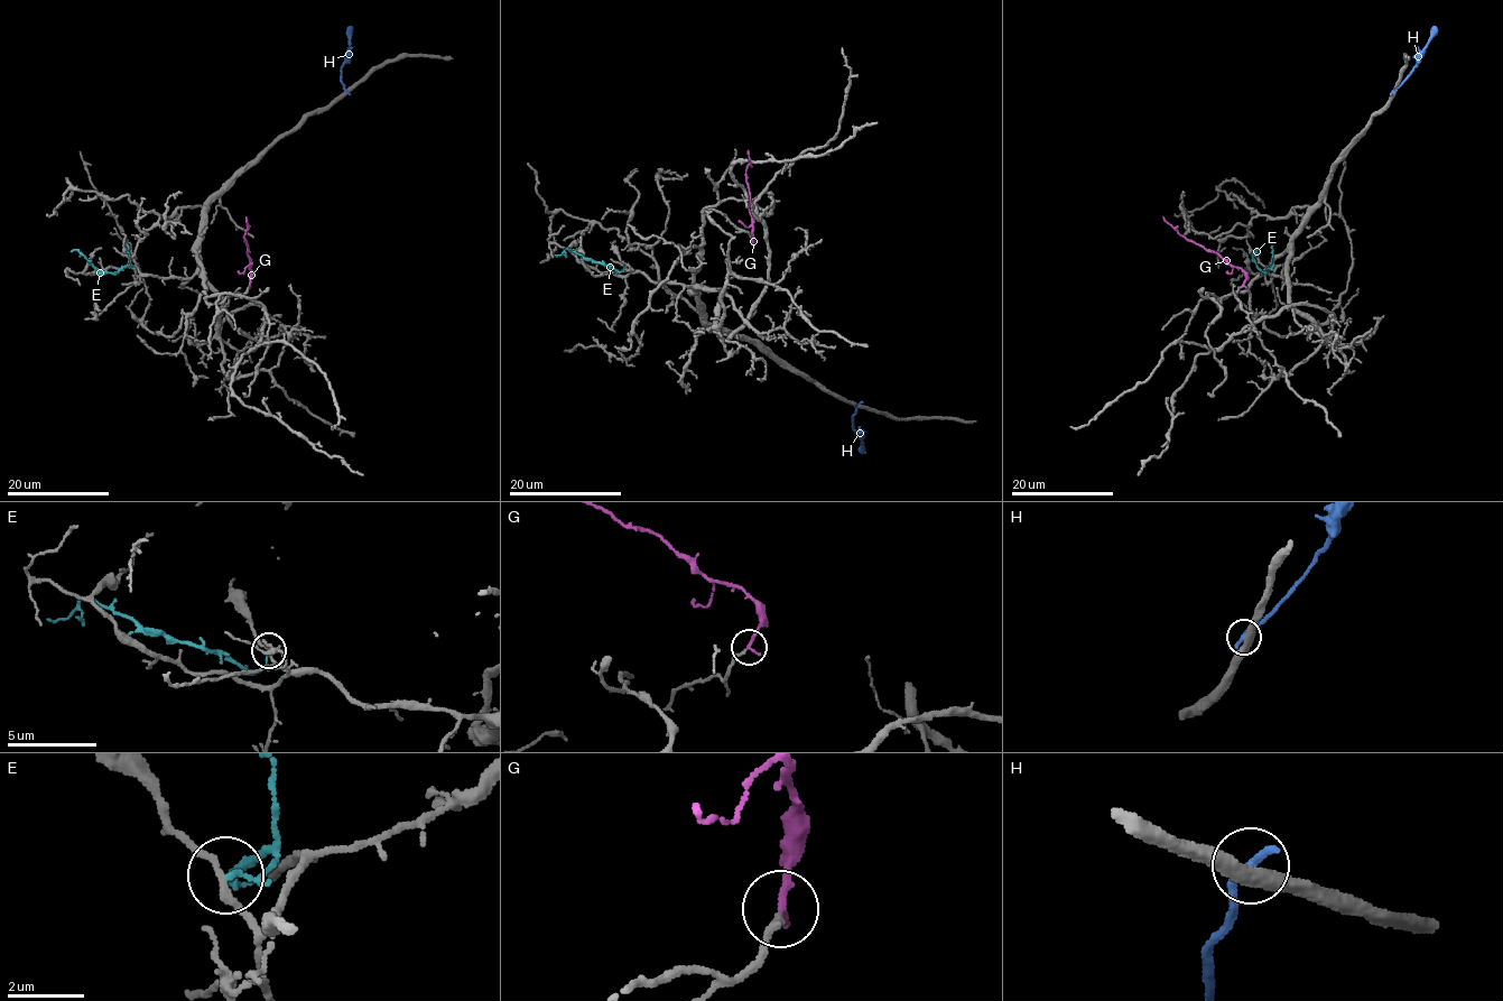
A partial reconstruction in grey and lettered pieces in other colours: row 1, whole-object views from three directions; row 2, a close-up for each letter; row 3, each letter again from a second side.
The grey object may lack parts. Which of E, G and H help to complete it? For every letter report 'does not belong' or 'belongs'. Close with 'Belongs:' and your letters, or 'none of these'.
E: does not belong
G: belongs
H: does not belong
Belongs: G

